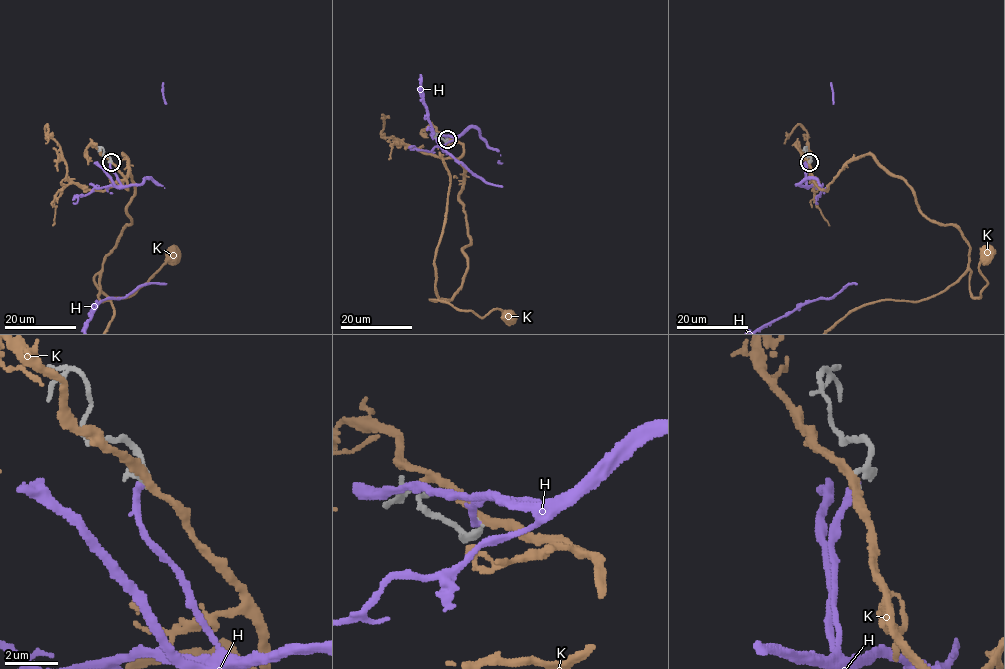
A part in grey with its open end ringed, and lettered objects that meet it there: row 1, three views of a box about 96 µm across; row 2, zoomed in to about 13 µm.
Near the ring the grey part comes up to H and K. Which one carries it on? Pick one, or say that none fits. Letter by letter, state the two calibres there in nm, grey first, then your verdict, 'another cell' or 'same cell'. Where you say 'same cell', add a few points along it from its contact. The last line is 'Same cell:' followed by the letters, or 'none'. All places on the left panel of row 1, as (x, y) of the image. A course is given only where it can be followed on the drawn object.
H: calibres 150 and 280 nm; same cell
K: calibres 240 and 300 nm; another cell
Same cell: H

